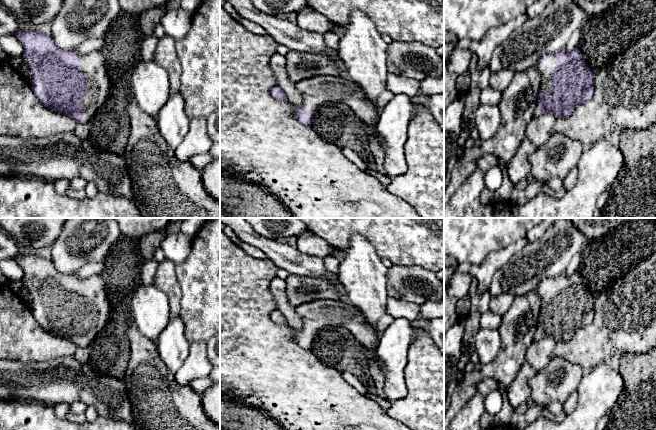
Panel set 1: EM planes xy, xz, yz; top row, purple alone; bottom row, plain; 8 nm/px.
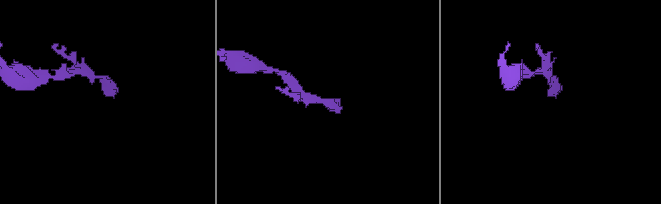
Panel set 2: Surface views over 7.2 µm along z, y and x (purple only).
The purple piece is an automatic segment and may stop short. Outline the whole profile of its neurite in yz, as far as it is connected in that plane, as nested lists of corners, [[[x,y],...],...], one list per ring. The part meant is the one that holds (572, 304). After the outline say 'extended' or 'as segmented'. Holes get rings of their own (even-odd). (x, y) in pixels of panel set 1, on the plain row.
[[[578,271],[568,277],[565,274],[547,277],[540,282],[536,291],[542,305],[534,340],[552,337],[556,342],[568,342],[575,333],[590,325],[594,318],[594,296],[586,289]]] | extended

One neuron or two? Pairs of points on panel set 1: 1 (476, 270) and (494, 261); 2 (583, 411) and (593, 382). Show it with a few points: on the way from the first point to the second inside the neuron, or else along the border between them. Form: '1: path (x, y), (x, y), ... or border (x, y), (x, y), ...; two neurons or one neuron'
1: path (480, 270), (485, 270), (490, 265); one neuron
2: path (590, 404), (593, 401), (593, 389); one neuron

